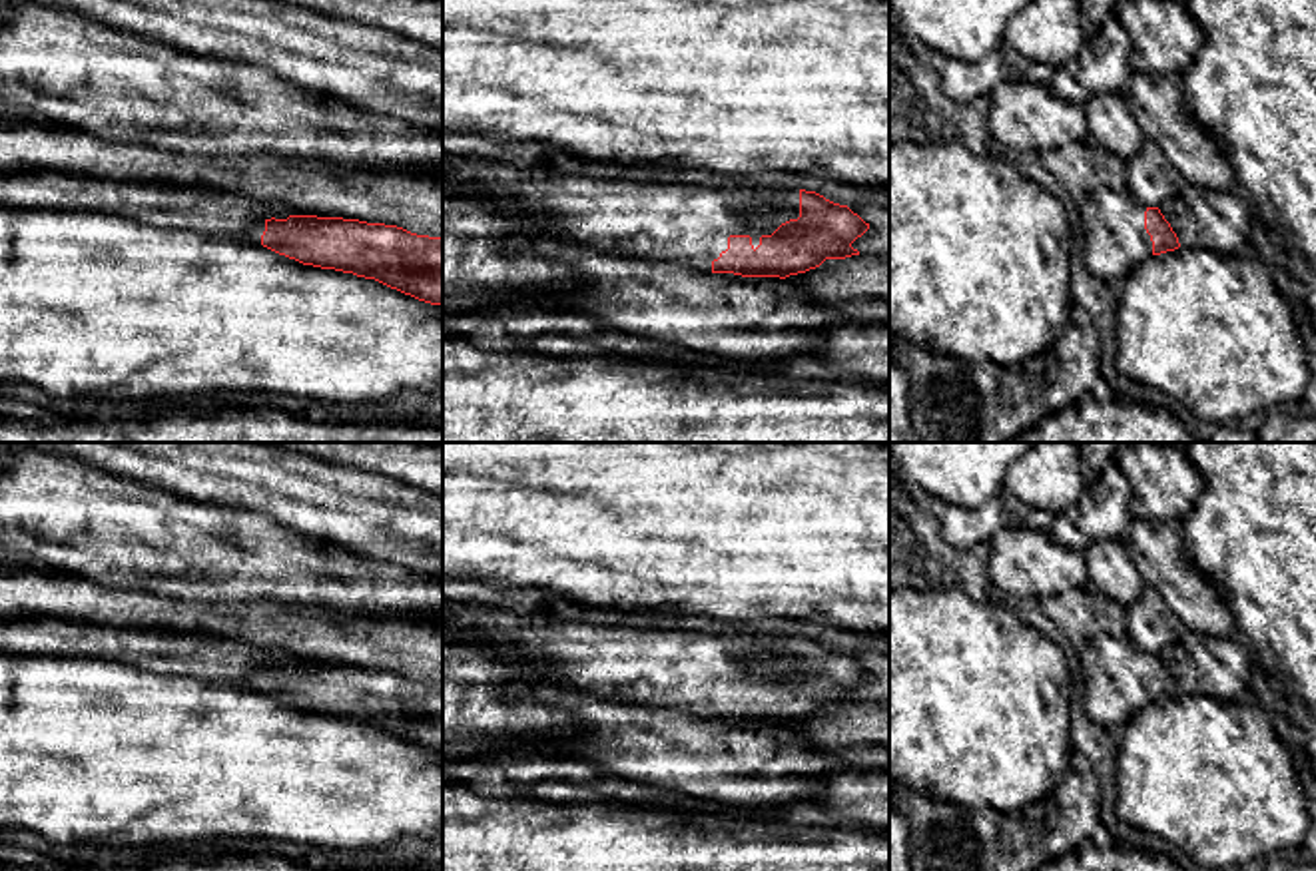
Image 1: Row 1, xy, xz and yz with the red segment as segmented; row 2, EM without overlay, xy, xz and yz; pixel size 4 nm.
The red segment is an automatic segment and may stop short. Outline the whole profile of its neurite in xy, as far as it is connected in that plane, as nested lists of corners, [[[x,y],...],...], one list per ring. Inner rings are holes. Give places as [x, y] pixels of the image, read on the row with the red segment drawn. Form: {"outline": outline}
{"outline": [[[343,217],[257,219],[237,237],[303,265],[375,279],[431,305],[443,305],[443,237]]]}

